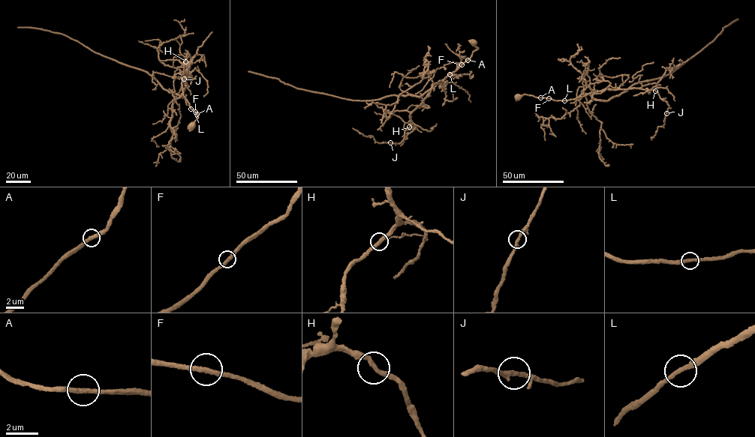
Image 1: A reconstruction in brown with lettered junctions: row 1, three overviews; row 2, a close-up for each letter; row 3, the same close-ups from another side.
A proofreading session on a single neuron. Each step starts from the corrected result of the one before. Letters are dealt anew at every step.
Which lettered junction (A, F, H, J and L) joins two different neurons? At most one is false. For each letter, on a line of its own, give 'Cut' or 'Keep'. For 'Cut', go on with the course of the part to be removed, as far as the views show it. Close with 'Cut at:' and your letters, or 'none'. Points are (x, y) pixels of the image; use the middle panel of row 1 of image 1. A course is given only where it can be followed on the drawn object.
A: Keep
F: Keep
H: Keep
J: Keep
L: Keep
Cut at: none

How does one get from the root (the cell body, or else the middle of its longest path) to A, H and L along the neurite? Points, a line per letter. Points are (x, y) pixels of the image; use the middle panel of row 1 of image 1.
A: (473, 43), (477, 49), (467, 60)
H: (473, 43), (477, 49), (459, 67), (435, 83), (422, 103), (410, 115), (412, 124), (409, 127)
L: (473, 43), (477, 49), (449, 74)

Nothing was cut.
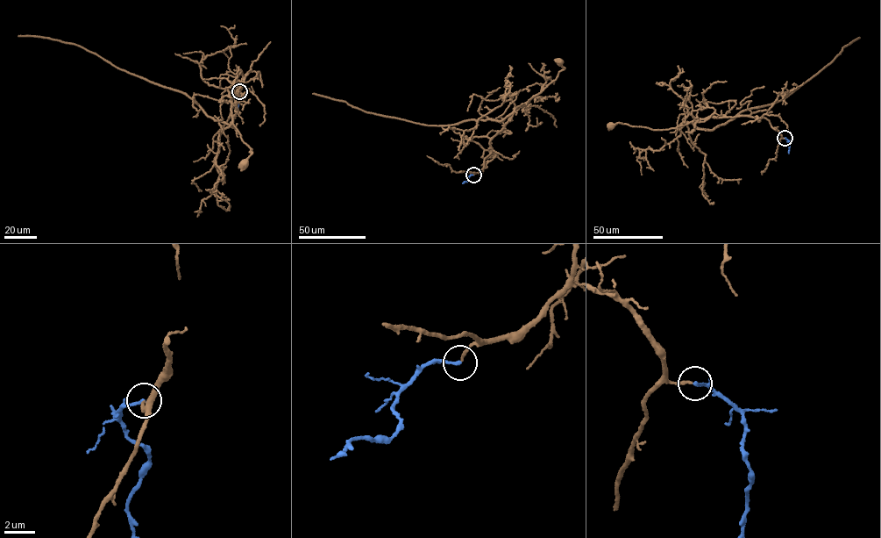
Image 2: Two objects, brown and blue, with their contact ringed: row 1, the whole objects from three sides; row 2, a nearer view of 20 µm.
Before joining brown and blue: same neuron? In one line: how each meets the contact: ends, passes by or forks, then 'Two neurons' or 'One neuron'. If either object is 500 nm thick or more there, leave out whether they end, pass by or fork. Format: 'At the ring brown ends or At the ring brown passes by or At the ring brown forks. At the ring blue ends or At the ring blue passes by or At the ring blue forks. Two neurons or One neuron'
At the ring brown ends. At the ring blue ends. One neuron

